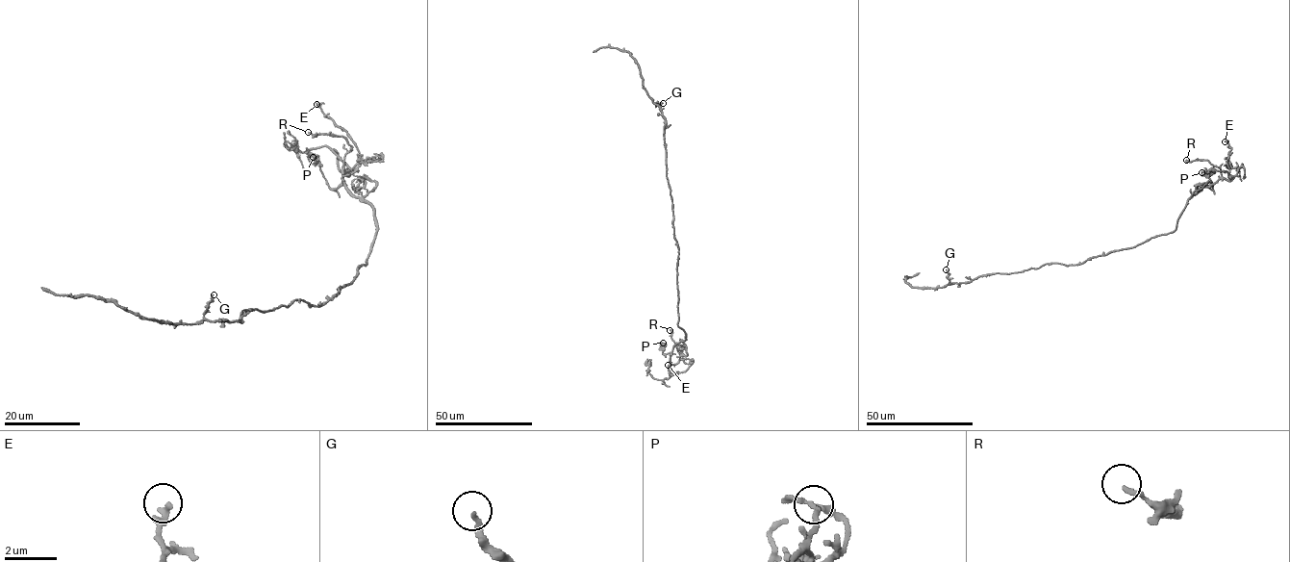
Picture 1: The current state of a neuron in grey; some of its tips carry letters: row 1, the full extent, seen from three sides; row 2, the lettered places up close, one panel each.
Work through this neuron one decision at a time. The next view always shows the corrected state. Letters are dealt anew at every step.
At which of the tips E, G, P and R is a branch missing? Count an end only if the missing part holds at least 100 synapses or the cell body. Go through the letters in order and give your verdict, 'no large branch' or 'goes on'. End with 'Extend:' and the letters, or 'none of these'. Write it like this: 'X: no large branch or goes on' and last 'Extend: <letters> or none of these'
E: no large branch
G: no large branch
P: no large branch
R: no large branch
Extend: none of these

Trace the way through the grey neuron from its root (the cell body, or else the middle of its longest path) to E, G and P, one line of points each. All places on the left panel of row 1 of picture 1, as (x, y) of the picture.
E: (317, 305), (366, 264), (376, 225), (371, 206), (343, 184), (343, 170), (357, 167), (354, 141), (316, 104)
G: (317, 305), (294, 299), (287, 307), (267, 311), (244, 310), (240, 321), (210, 321), (204, 313), (214, 294)
P: (317, 305), (351, 284), (366, 264), (376, 225), (369, 204), (344, 184), (330, 189), (318, 156), (313, 157)

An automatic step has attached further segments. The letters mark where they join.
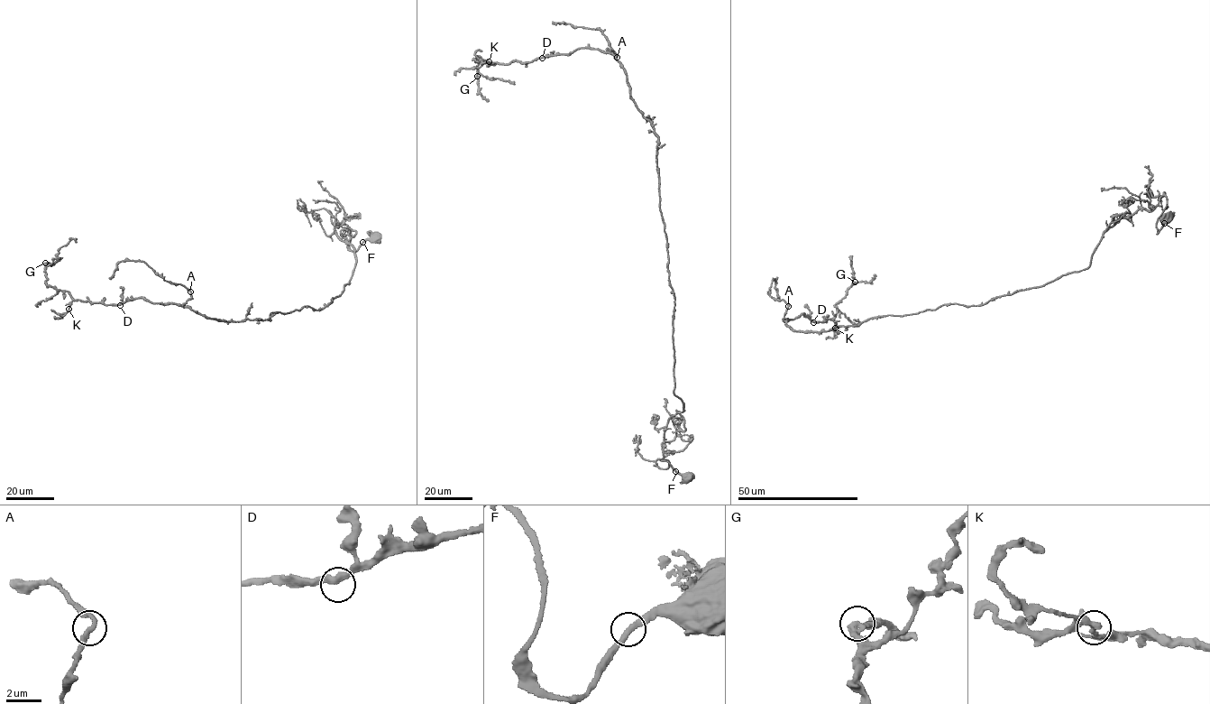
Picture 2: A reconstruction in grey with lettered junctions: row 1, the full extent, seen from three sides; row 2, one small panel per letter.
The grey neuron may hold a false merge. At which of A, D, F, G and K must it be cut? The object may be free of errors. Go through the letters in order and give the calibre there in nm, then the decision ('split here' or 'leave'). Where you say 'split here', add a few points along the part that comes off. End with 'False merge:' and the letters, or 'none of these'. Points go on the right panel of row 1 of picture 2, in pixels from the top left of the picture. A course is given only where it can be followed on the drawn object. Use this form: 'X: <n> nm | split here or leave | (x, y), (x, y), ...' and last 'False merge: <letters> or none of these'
A: 320 nm | leave
D: 360 nm | leave
F: 360 nm | leave
G: 340 nm | leave
K: 360 nm | leave
False merge: none of these

